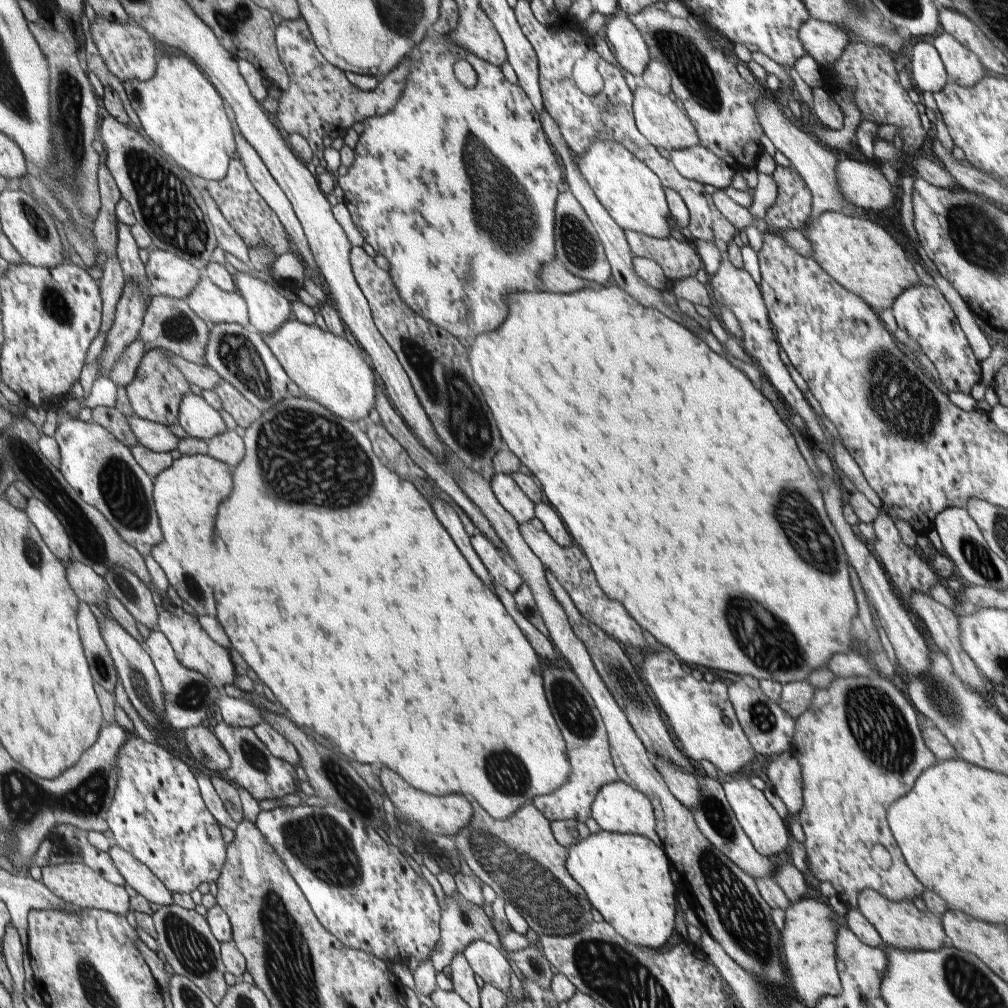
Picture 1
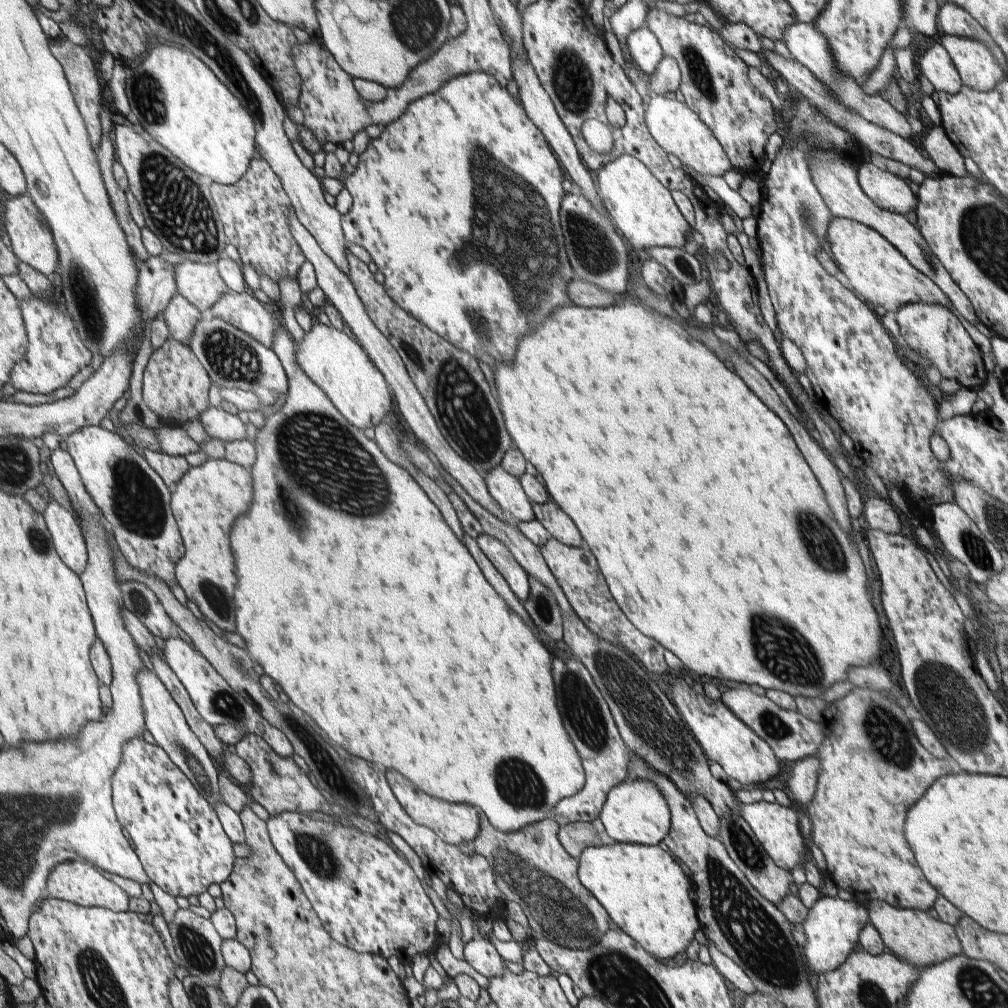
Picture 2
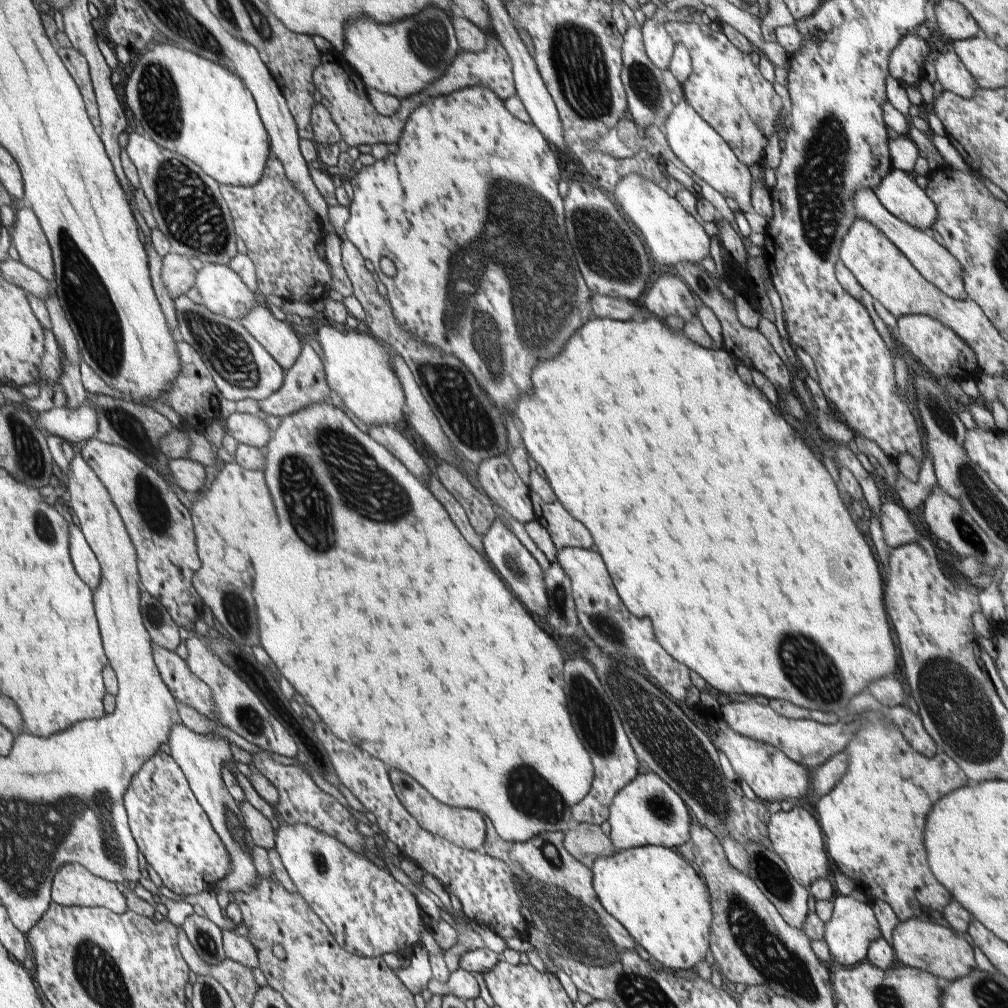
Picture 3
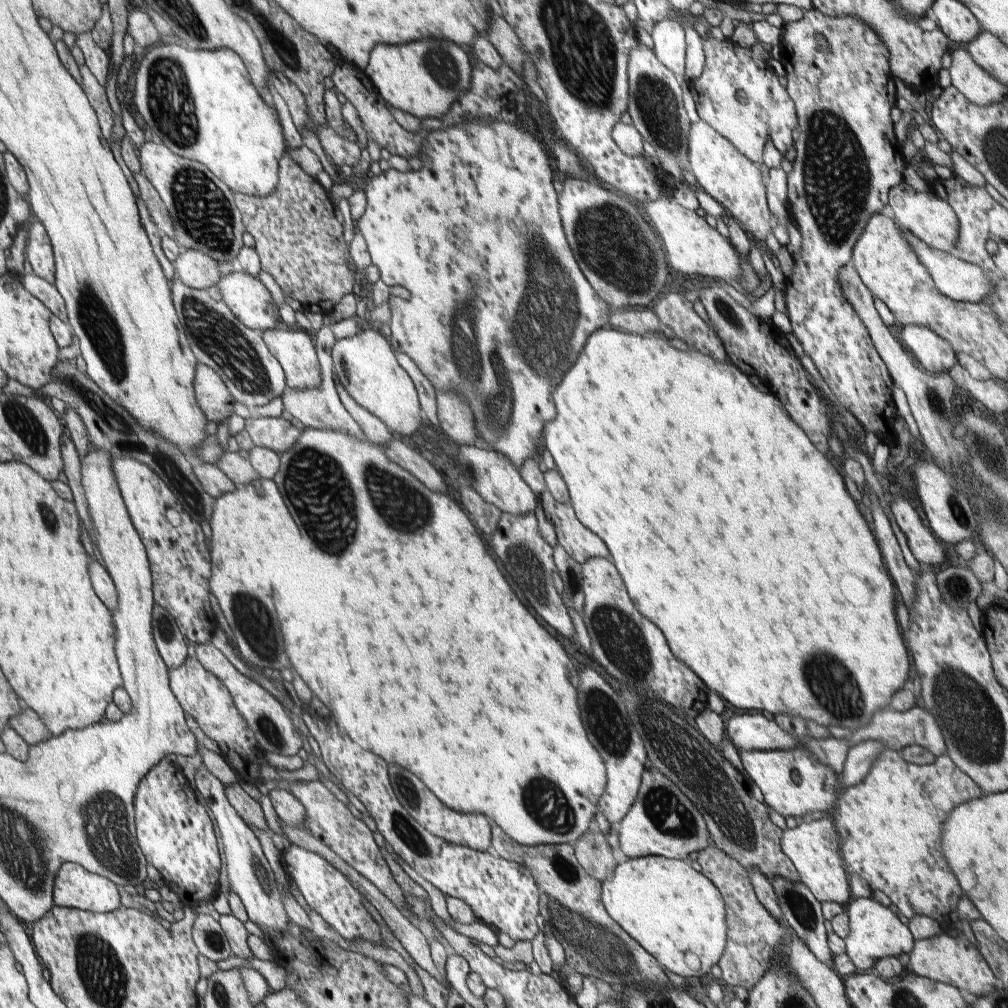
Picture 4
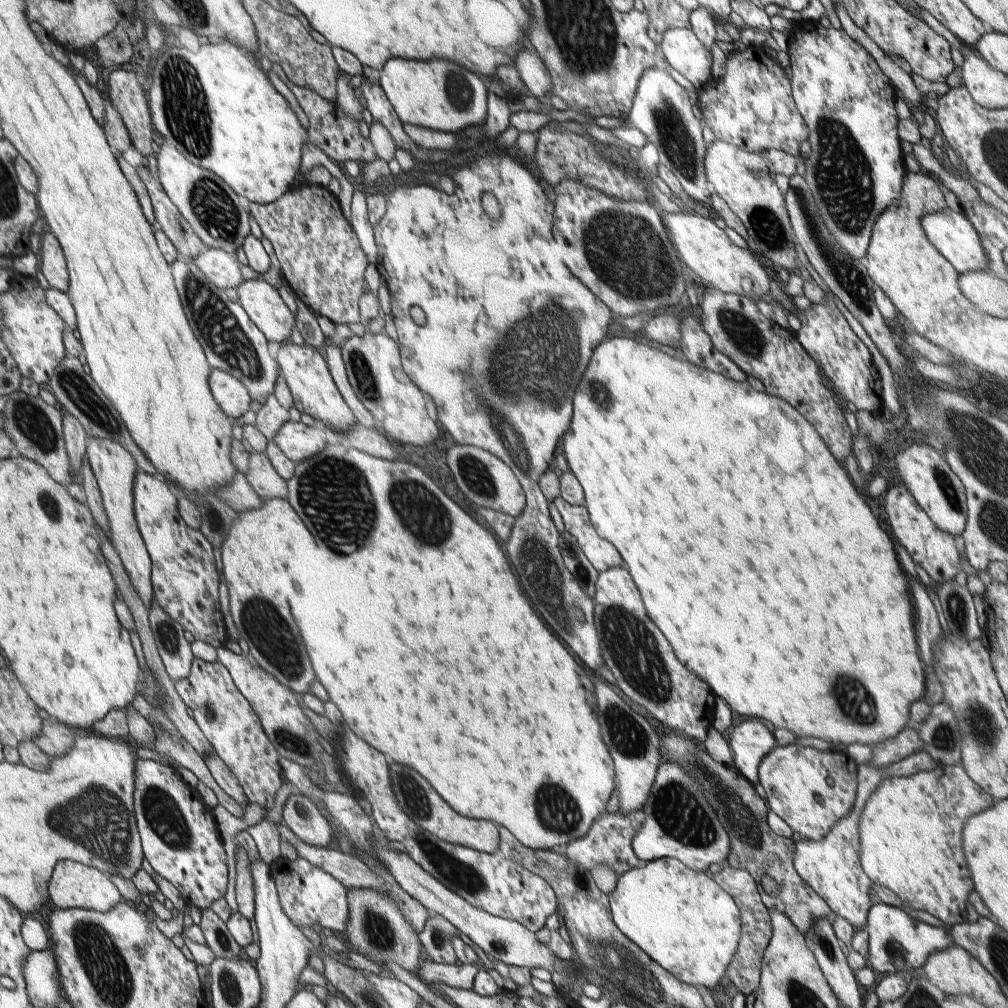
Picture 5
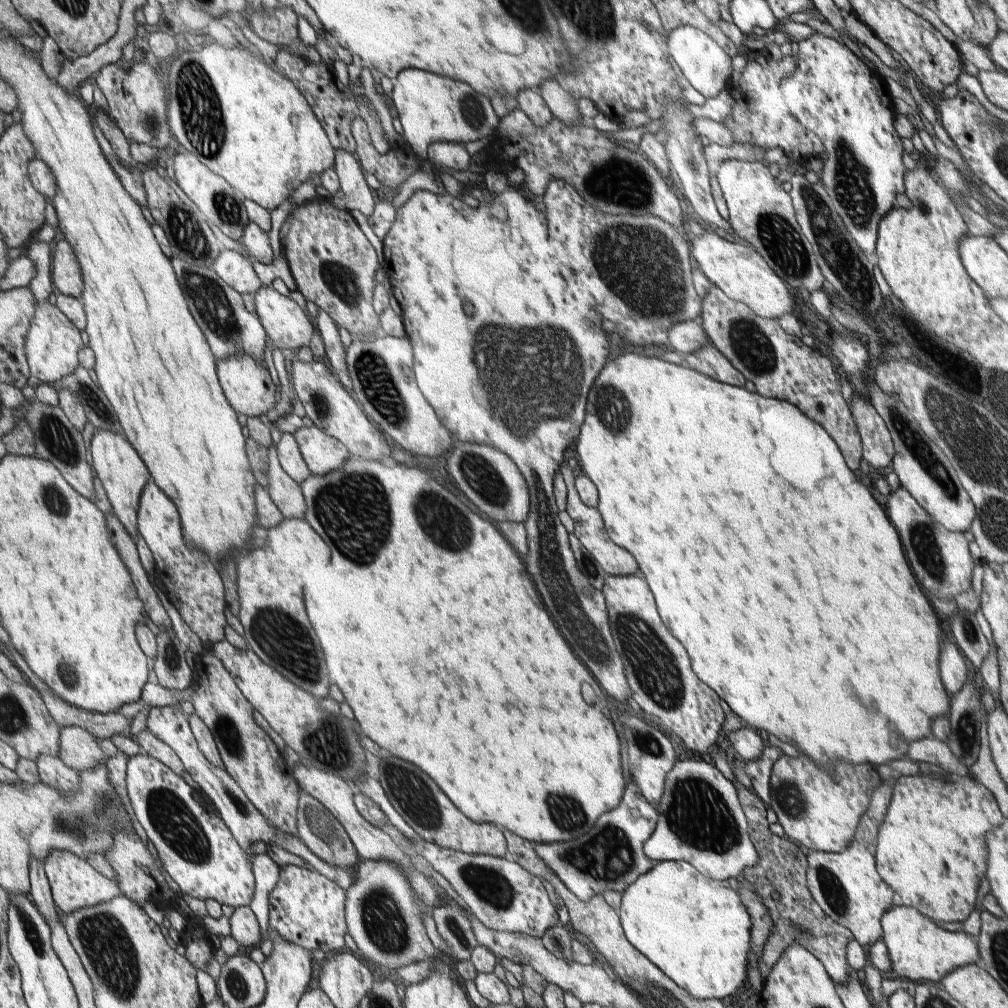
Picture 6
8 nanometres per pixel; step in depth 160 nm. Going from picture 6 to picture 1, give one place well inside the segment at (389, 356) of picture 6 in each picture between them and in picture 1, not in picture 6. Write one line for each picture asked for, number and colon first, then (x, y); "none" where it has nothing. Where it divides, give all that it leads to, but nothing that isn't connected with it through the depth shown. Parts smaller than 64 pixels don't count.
1: (327, 368)
2: (337, 363)
3: (360, 370)
4: (365, 364)
5: (372, 362)

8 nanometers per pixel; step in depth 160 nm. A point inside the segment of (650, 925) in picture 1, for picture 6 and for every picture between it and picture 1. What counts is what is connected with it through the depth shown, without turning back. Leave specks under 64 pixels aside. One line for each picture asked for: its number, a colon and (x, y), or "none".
2: (647, 894)
3: (658, 897)
4: (668, 906)
5: (685, 921)
6: (697, 931)

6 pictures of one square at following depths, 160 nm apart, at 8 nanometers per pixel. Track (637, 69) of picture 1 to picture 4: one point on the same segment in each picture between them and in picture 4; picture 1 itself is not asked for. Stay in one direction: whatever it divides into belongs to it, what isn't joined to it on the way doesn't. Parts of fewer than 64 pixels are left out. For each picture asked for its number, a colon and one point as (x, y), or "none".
2: (644, 46)
3: (659, 45)
4: (669, 37)

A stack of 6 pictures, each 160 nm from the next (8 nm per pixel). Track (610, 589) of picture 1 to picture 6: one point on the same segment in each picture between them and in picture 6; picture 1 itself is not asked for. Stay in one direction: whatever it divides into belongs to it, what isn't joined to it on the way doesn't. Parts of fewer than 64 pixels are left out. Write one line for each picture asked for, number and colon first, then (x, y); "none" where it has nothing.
2: (716, 539)
3: (739, 549)
4: (733, 534)
5: (756, 557)
6: (782, 577)

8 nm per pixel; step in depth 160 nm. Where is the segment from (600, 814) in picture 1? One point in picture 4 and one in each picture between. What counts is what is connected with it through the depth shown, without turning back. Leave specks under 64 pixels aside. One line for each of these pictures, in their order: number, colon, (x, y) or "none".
2: (635, 811)
3: (646, 811)
4: (663, 821)

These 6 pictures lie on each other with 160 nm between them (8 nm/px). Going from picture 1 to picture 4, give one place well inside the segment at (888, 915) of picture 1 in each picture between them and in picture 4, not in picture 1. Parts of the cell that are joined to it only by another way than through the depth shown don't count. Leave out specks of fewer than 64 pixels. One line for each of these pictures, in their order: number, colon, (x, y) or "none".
2: (914, 936)
3: (919, 943)
4: (955, 961)

